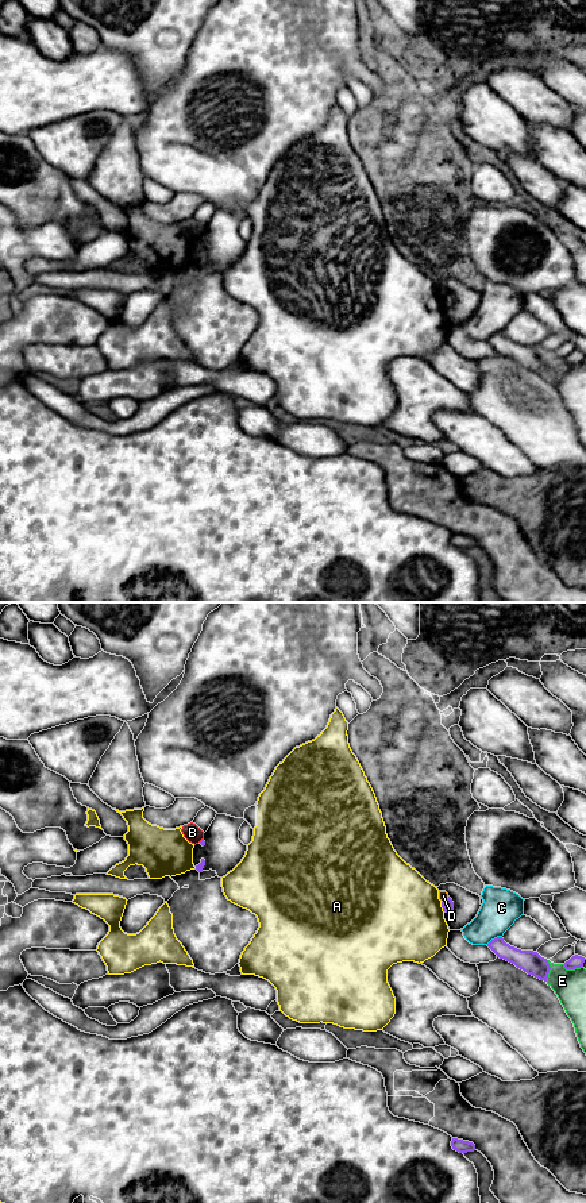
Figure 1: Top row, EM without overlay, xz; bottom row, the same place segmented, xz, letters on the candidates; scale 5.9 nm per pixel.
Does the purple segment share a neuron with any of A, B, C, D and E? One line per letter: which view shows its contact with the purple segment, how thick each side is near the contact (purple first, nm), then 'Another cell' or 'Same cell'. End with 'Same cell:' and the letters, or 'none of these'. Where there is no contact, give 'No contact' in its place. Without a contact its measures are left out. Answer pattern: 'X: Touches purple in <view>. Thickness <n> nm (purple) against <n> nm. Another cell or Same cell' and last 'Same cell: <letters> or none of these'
A: Touches purple in xz. Thickness 70 nm (purple) against 500 nm. Another cell
B: Touches purple in xz. Thickness 30 nm (purple) against 100 nm. Another cell
C: Touches purple in xz. Thickness 130 nm (purple) against 220 nm. Another cell
D: Touches purple in xz. Thickness 70 nm (purple) against 50 nm. Another cell
E: Touches purple in xz. Thickness 140 nm (purple) against 190 nm. Another cell
Same cell: none of these

